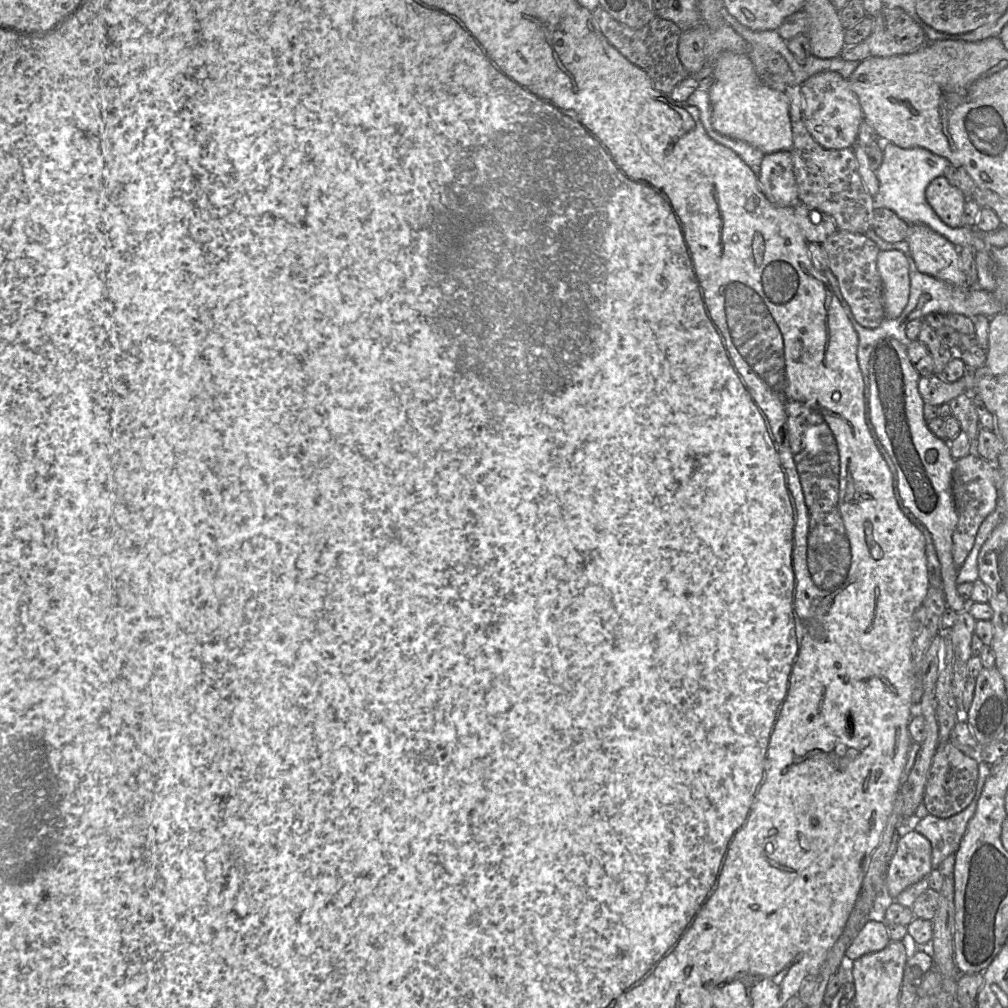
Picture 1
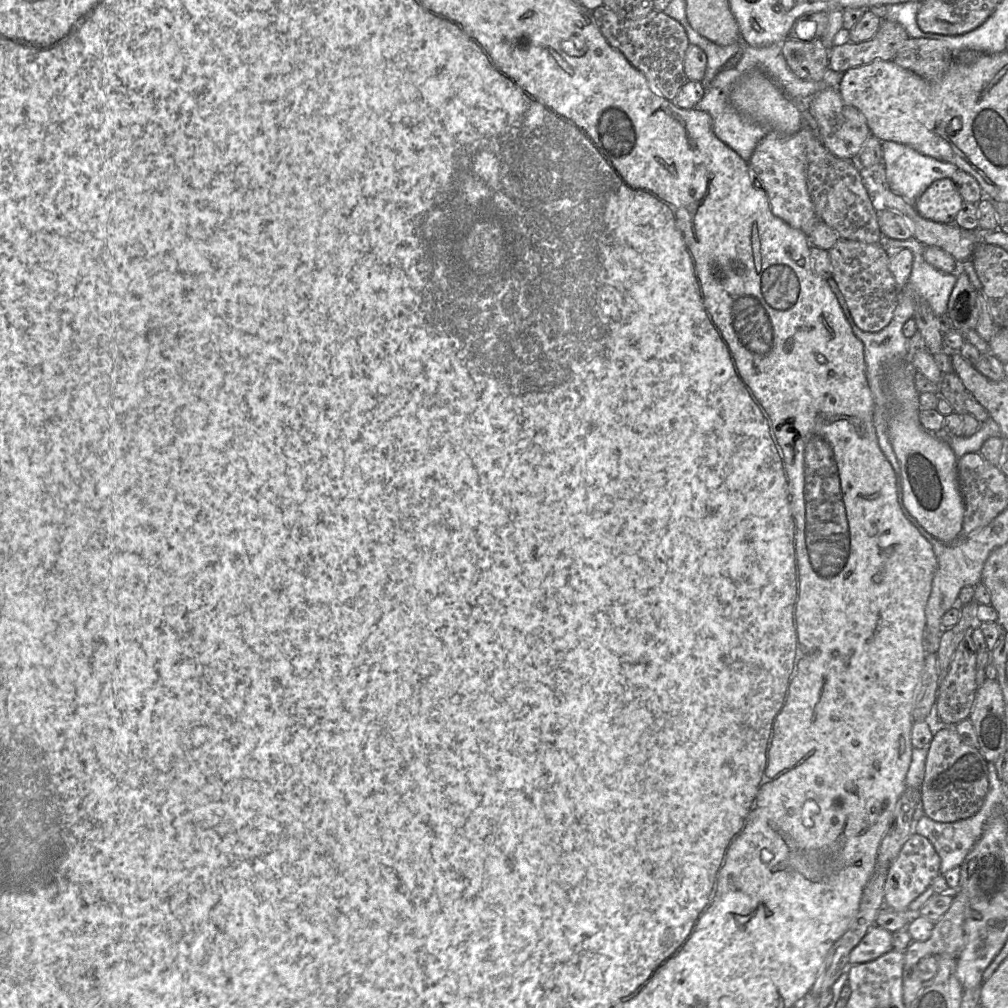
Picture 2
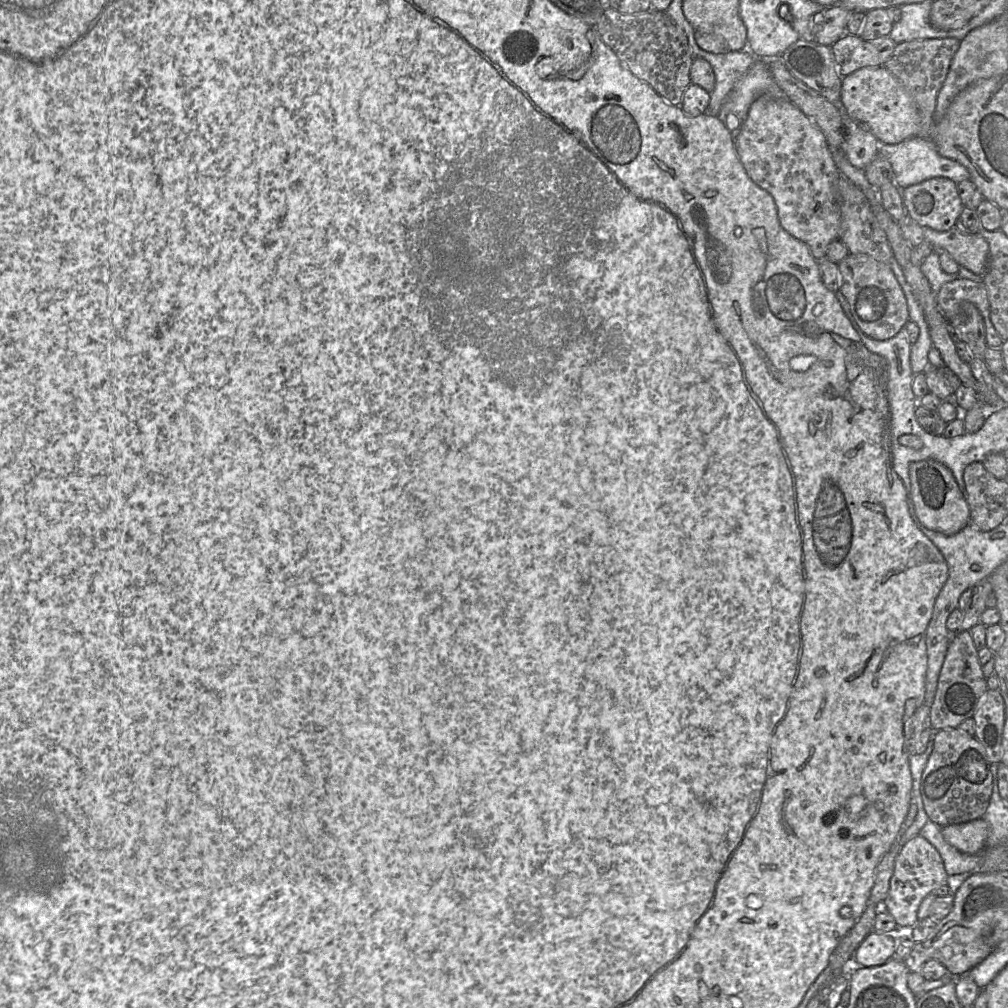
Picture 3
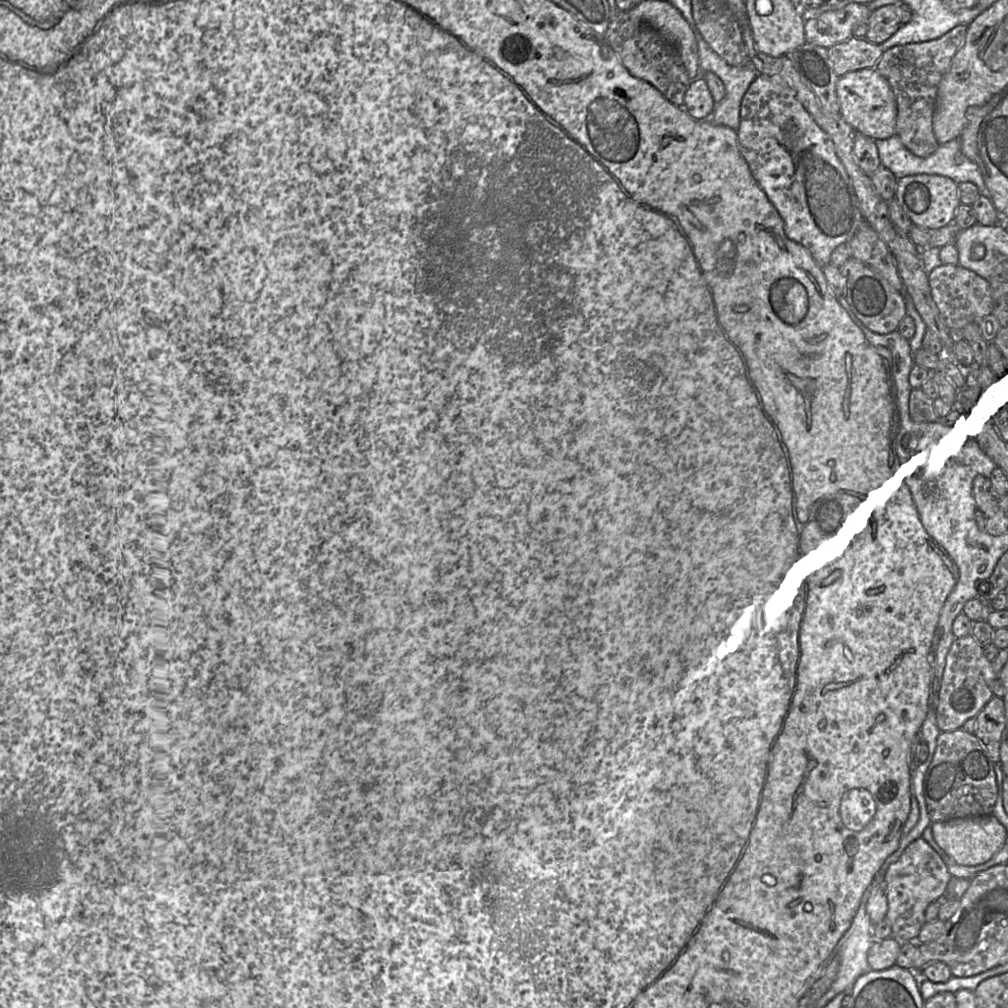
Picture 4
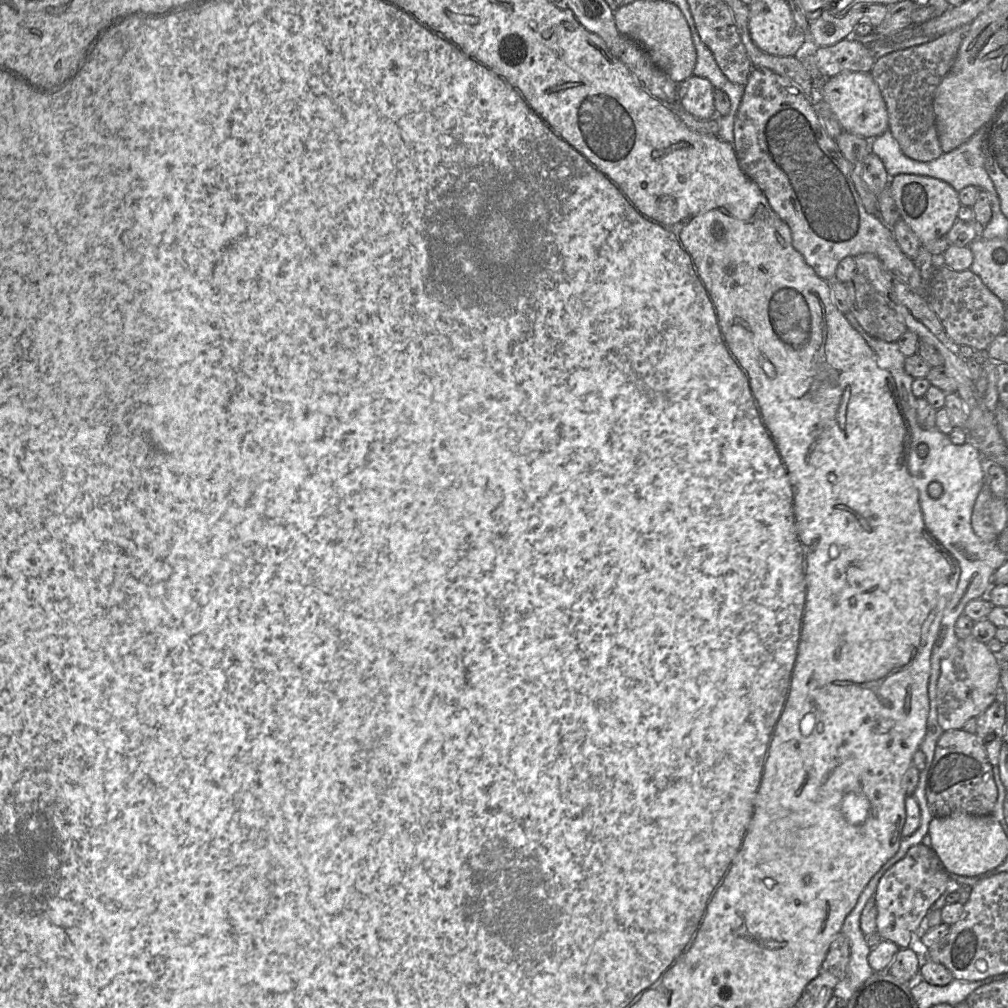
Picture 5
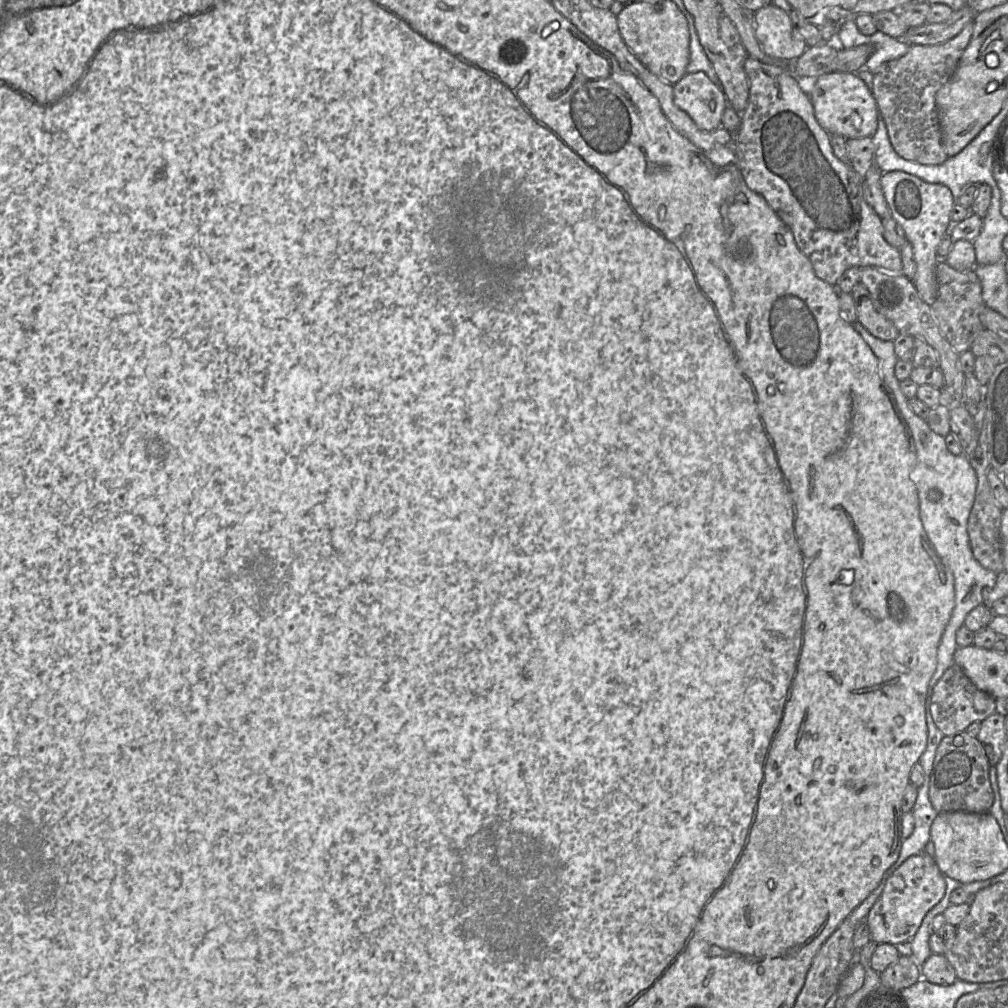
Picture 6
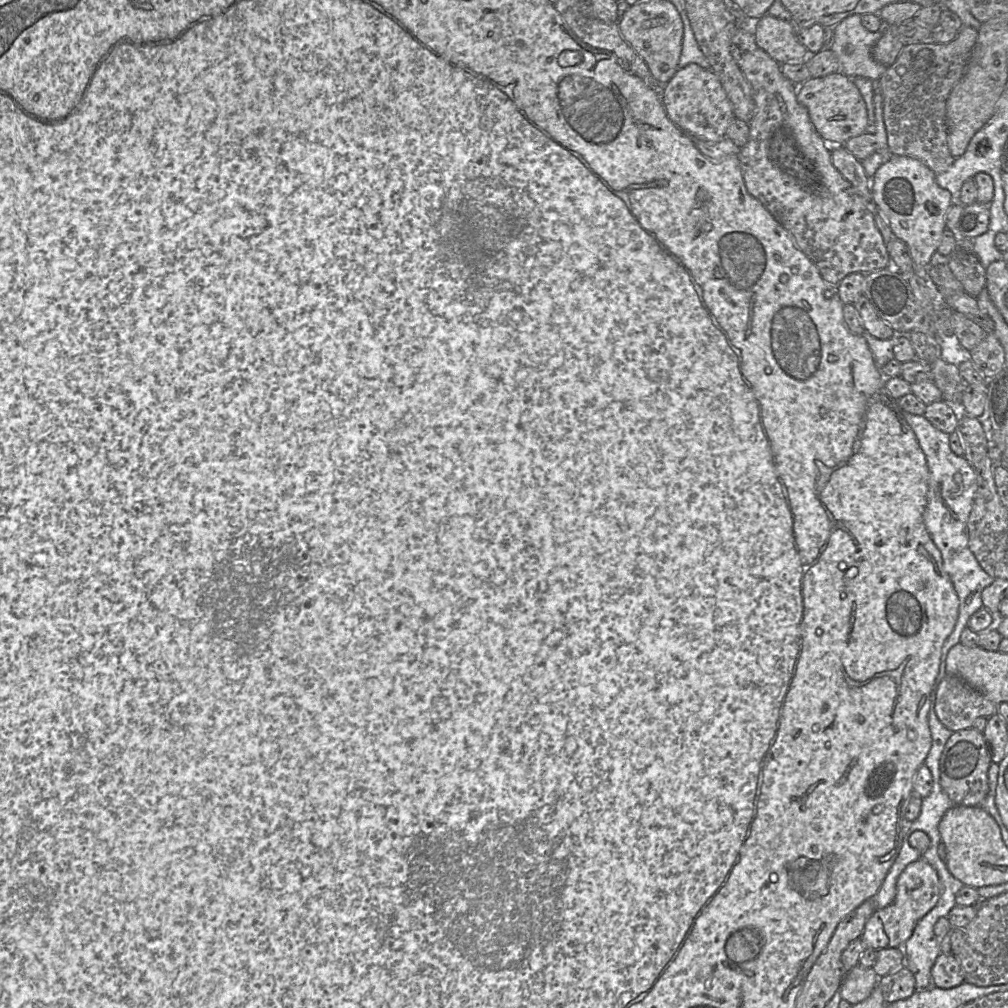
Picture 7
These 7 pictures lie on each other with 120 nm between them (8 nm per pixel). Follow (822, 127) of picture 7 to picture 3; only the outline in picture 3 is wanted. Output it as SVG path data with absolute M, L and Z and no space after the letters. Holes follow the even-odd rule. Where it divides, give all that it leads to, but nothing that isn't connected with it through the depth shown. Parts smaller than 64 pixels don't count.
M884 66L861 68L842 78L840 107L851 118L868 126L880 144L898 144L917 137L920 115L904 85Z

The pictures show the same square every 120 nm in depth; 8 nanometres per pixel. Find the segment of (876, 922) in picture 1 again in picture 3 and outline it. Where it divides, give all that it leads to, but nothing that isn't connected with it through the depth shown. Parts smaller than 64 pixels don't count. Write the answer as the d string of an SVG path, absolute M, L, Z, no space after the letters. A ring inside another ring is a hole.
M872 931L856 949L853 961L862 967L880 966L894 957L895 947L894 937Z

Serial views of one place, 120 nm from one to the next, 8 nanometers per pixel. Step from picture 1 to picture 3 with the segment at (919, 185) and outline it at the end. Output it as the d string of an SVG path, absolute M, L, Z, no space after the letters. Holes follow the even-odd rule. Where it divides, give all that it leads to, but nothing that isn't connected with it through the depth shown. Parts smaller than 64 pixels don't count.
M913 137L898 144L880 144L879 153L891 164L894 172L894 182L901 190L936 177L949 178L956 184L970 179L968 169L955 160L941 156L936 145L930 139Z

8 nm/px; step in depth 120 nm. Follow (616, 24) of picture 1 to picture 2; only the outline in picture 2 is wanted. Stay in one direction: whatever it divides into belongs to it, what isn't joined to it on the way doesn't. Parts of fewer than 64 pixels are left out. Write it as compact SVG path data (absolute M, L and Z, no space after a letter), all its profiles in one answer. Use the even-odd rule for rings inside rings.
M602 5L593 11L593 16L608 43L646 77L656 92L673 101L688 81L684 71L684 57L690 42L683 26L654 9L641 19L627 19Z

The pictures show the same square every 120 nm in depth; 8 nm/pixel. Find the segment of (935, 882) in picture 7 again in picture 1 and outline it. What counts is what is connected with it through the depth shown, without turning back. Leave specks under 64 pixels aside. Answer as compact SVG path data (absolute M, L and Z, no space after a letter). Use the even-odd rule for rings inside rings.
M907 828L888 866L885 882L887 894L895 900L907 887L927 878L933 869L931 856L930 841L914 829Z

